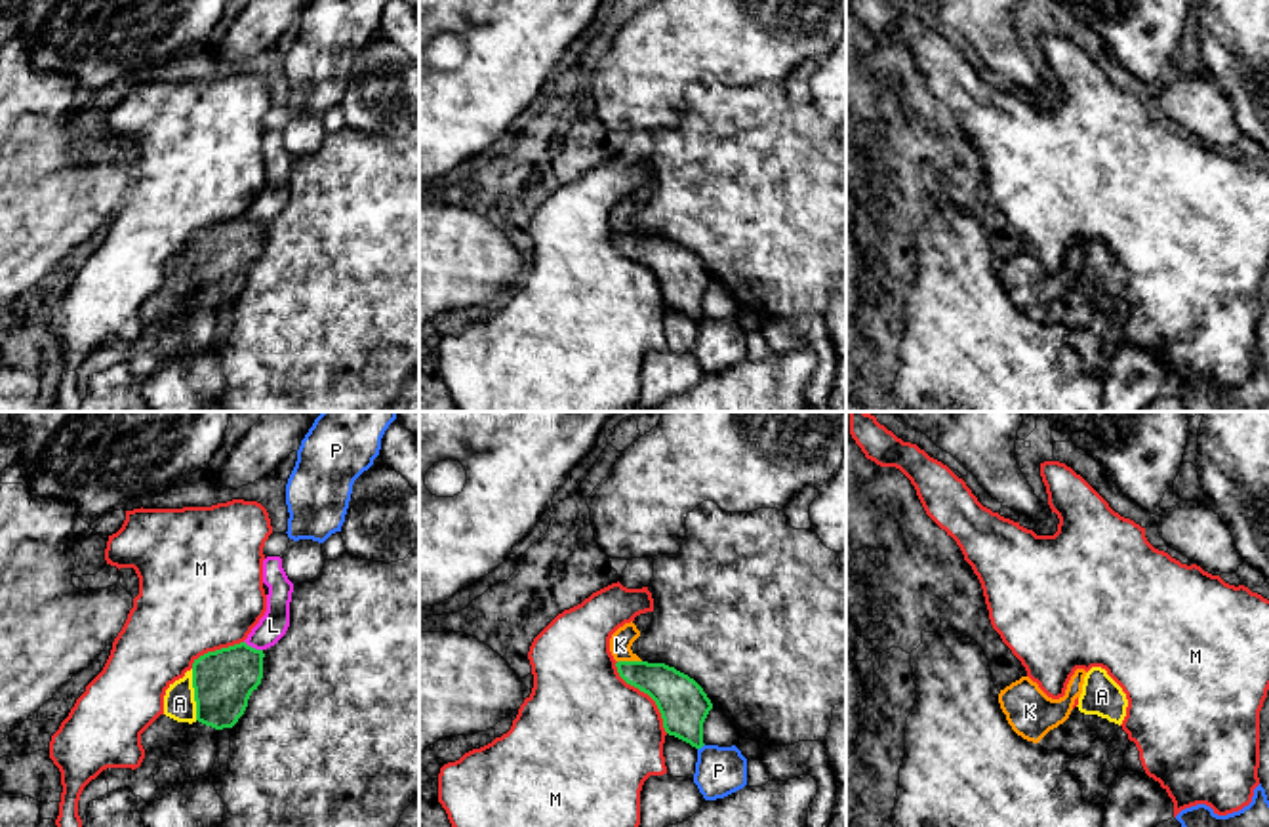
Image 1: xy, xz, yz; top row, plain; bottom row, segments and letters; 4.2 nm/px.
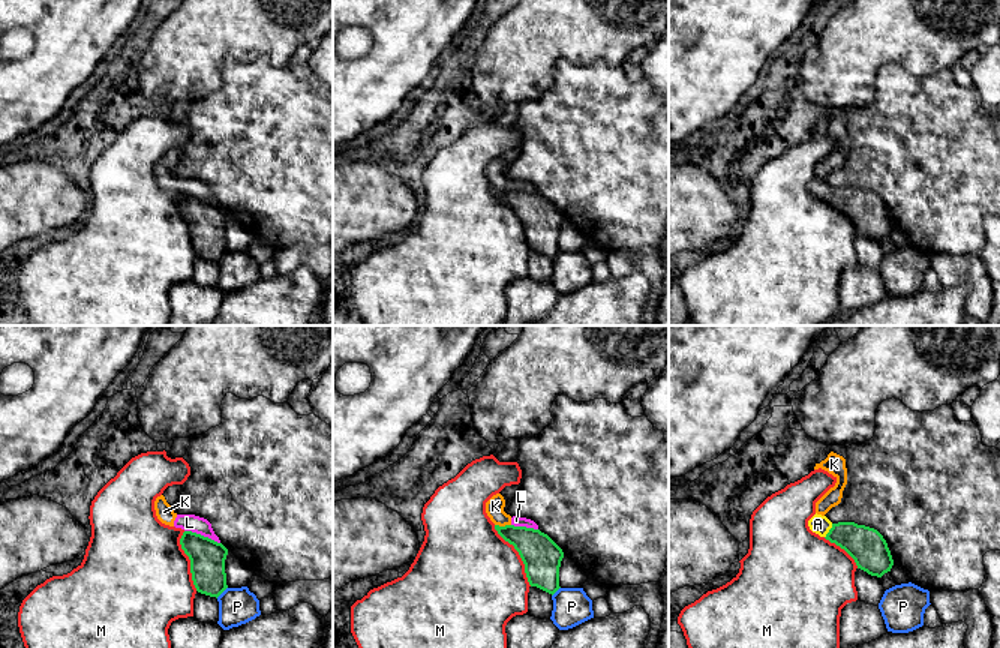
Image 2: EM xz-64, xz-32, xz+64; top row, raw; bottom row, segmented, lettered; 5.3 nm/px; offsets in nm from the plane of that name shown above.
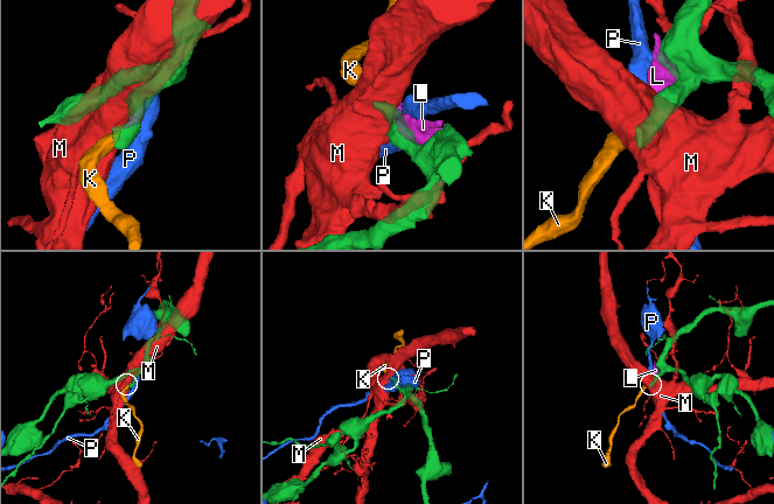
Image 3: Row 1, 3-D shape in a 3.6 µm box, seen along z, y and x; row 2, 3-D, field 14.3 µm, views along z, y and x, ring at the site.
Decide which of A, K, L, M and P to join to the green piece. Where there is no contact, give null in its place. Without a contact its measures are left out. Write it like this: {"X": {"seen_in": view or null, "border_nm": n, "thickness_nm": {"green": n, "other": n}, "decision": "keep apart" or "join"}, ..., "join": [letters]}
{"A": {"seen_in": "xy", "border_nm": 220, "thickness_nm": {"green": 260, "other": 130}, "decision": "join"}, "K": {"seen_in": "xz", "border_nm": 100, "thickness_nm": {"green": 190, "other": 100}, "decision": "keep apart"}, "L": {"seen_in": "xy", "border_nm": 90, "thickness_nm": {"green": 260, "other": 120}, "decision": "keep apart"}, "M": {"seen_in": "xz", "border_nm": 380, "thickness_nm": {"green": 200, "other": 480}, "decision": "keep apart"}, "P": {"seen_in": "xz", "border_nm": 40, "thickness_nm": {"green": 200, "other": 200}, "decision": "keep apart"}, "join": ["A"]}

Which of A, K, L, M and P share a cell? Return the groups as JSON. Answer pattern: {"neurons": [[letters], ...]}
{"neurons": [["A"], ["K", "L"], ["M"], ["P"]]}

